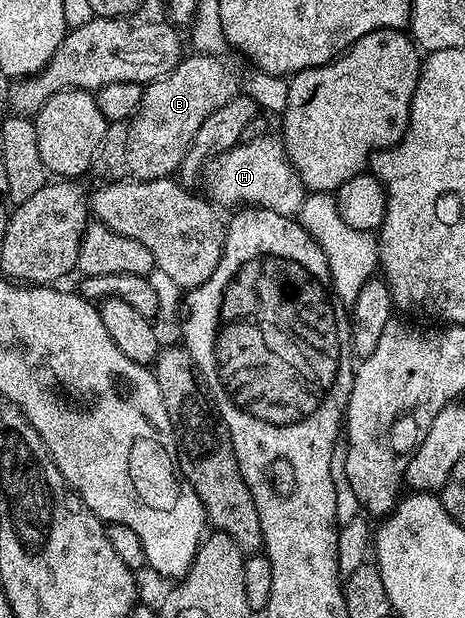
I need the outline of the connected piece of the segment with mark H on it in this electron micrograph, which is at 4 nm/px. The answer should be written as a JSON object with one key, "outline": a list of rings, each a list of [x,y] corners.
{"outline":[[[270,132],[248,143],[239,142],[228,152],[219,154],[213,159],[209,170],[210,179],[206,182],[205,193],[209,201],[219,207],[238,208],[245,204],[259,210],[275,210],[277,214],[294,218],[300,212],[308,193],[286,154],[281,137],[274,135],[273,138]]]}

